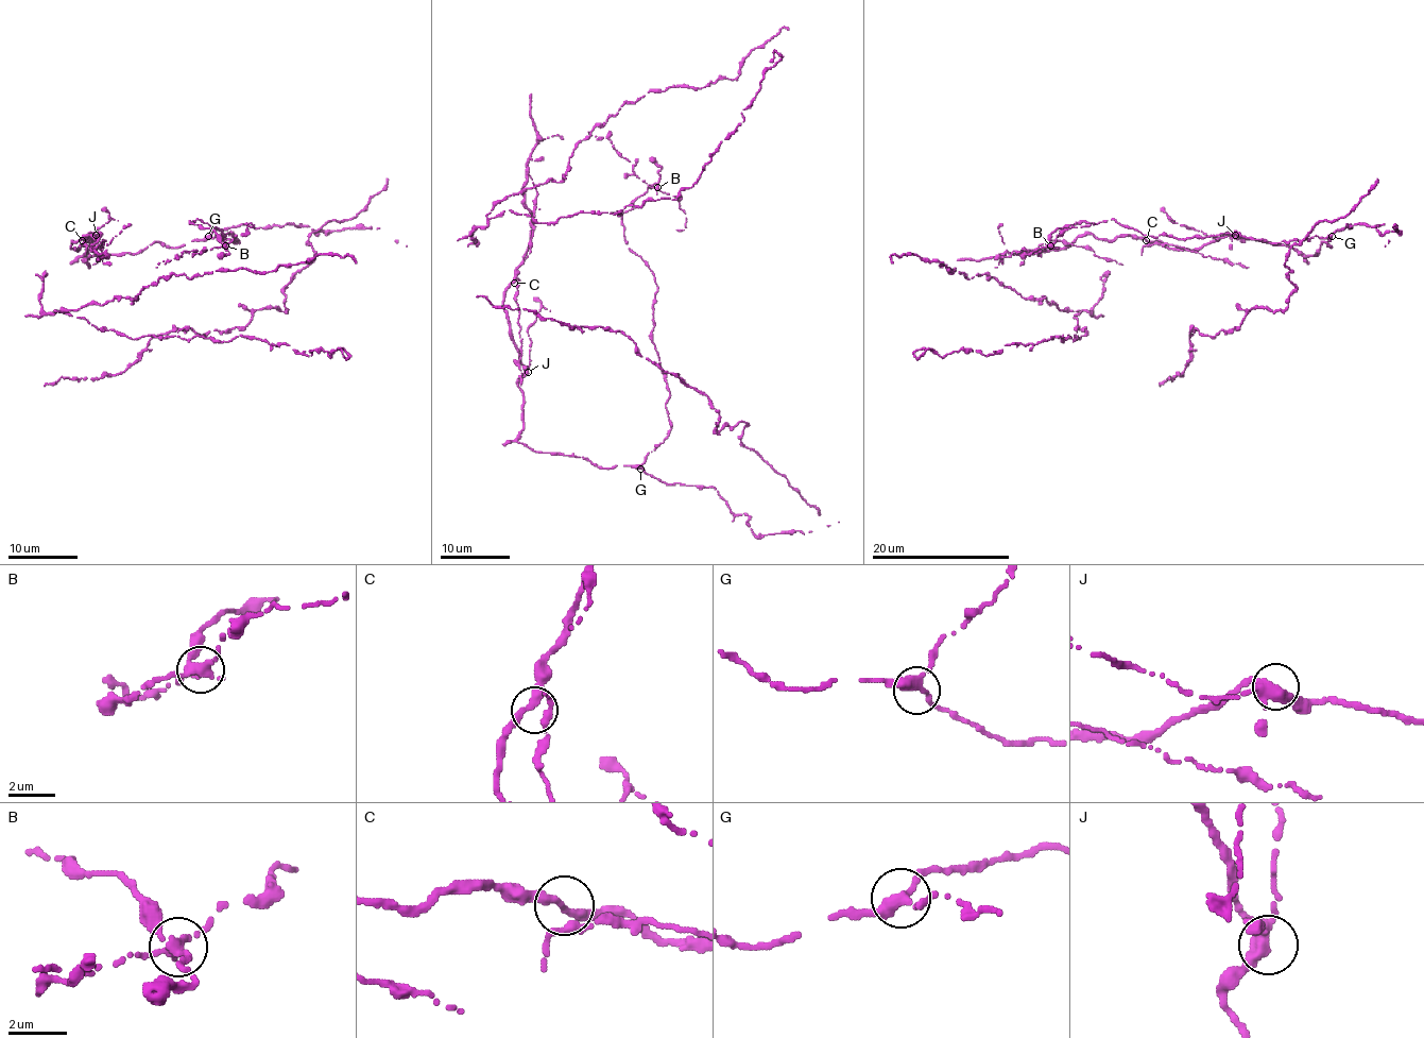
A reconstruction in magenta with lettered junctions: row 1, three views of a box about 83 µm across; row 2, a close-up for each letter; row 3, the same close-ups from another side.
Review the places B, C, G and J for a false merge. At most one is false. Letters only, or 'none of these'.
B

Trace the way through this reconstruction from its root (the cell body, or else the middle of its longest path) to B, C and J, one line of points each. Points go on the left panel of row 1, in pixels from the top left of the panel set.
B: (220, 238), (222, 235), (225, 236), (219, 227), (198, 219), (191, 224), (189, 221), (210, 227), (225, 244)
C: (220, 238), (238, 241), (153, 241), (136, 254), (87, 257), (90, 233), (71, 249), (82, 240)
J: (220, 238), (238, 241), (153, 241), (136, 254), (87, 257), (85, 238), (96, 235)

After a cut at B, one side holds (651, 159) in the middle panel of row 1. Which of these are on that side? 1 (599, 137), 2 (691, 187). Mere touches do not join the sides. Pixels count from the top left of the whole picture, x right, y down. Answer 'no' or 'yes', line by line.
1: no
2: yes

